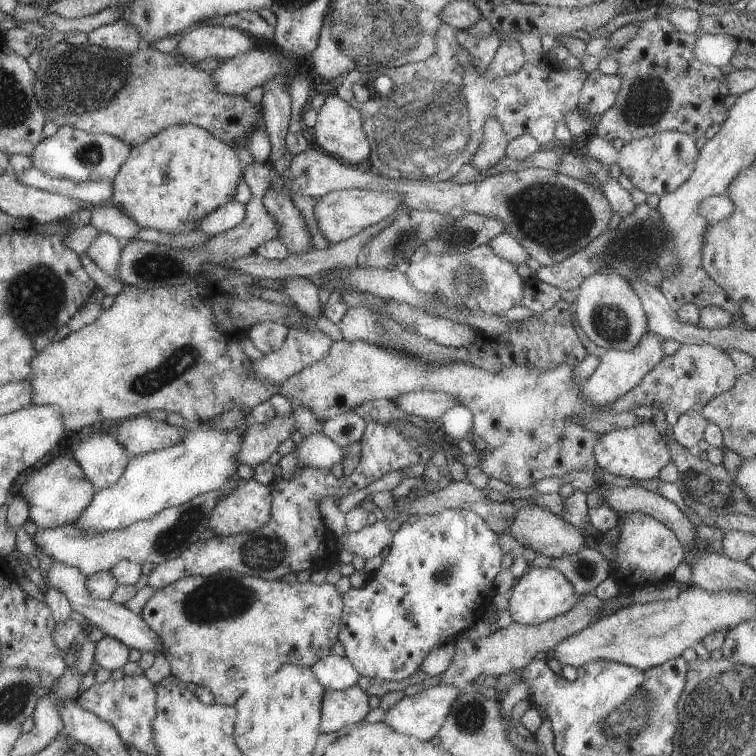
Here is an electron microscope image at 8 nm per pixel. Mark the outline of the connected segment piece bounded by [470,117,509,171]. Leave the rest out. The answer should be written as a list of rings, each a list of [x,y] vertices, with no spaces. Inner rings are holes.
[[[489,117],[482,128],[482,142],[474,152],[470,163],[477,170],[490,169],[505,155],[506,146],[509,144],[503,126],[493,117]]]

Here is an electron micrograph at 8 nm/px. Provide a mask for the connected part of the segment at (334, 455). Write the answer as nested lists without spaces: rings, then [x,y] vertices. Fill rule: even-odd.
[[[312,432],[295,446],[295,454],[297,455],[296,468],[330,469],[334,464],[340,463],[341,449],[325,435]]]

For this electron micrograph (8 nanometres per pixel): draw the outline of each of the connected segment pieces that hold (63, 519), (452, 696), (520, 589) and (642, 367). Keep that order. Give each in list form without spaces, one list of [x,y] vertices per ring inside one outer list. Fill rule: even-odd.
[[[61,455],[38,470],[30,472],[19,491],[29,505],[28,519],[38,529],[52,529],[64,524],[73,524],[87,510],[96,492],[94,484],[86,478],[79,463],[71,456]]]
[[[437,683],[413,696],[404,696],[391,709],[385,711],[383,722],[401,734],[418,738],[420,741],[430,741],[442,727],[444,718],[461,692],[456,686]]]
[[[531,567],[528,572],[516,579],[509,596],[508,610],[512,622],[522,625],[538,625],[567,613],[575,606],[575,592],[564,574],[554,568]]]
[[[647,330],[643,336],[640,336],[639,342],[632,350],[618,351],[606,349],[600,357],[597,368],[586,378],[580,389],[580,393],[587,406],[591,405],[595,408],[607,407],[618,396],[625,394],[630,388],[633,388],[665,356],[661,351],[663,340],[664,338]]]

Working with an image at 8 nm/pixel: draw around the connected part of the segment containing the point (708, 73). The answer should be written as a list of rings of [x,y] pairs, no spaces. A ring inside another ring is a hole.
[[[654,16],[640,23],[642,25],[638,26],[635,36],[614,57],[618,66],[616,74],[620,78],[620,89],[614,104],[601,114],[595,126],[595,134],[610,143],[613,138],[628,143],[663,131],[677,131],[696,141],[709,126],[720,125],[727,118],[728,110],[723,105],[723,96],[717,91],[717,84],[722,77],[721,71],[696,58],[693,50],[697,38],[695,33],[680,33],[662,17]]]

